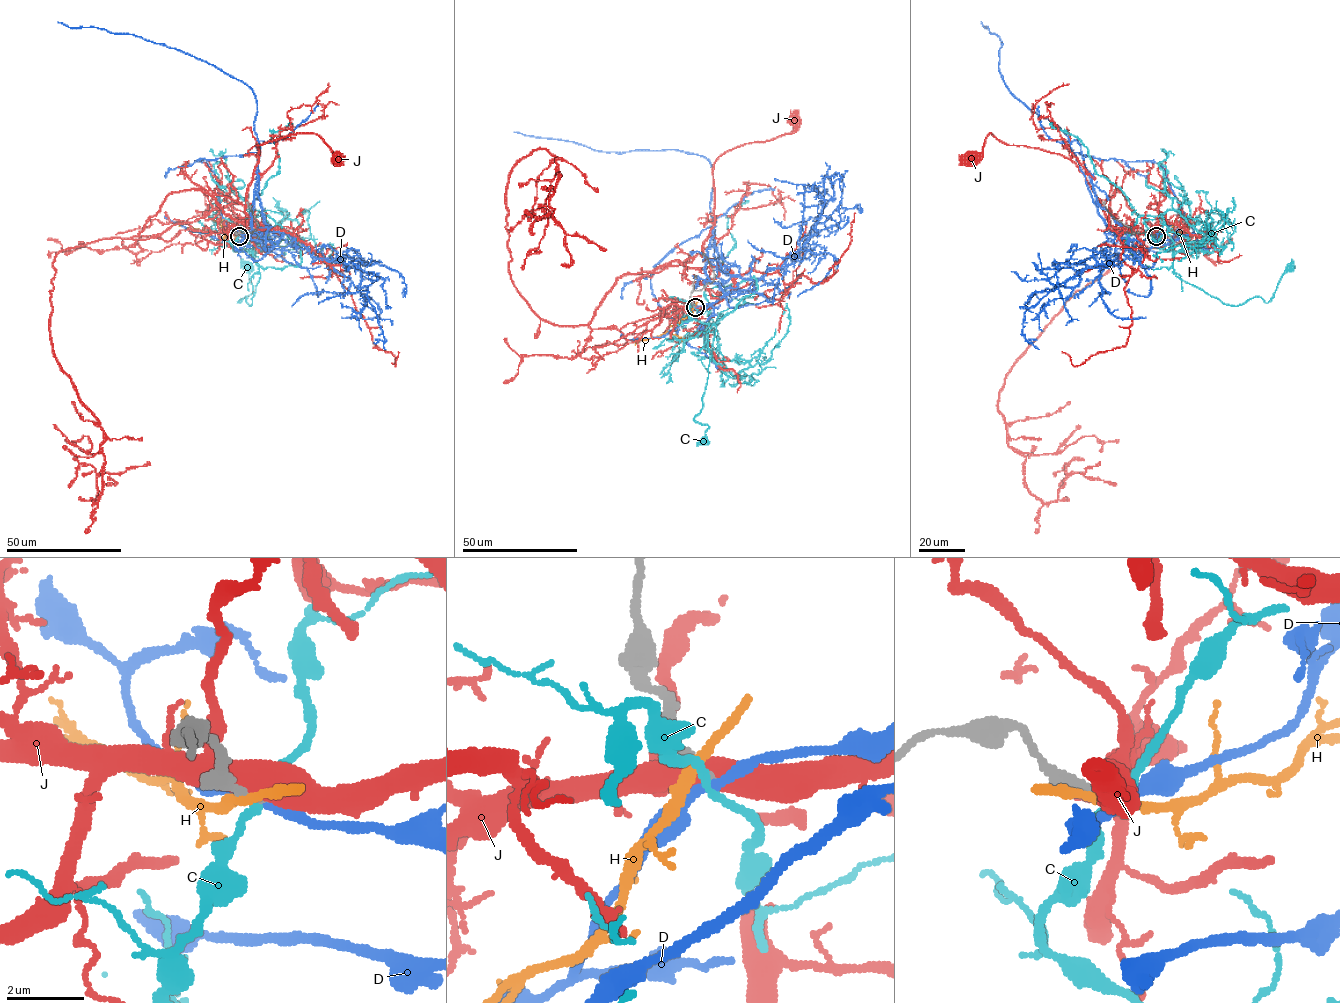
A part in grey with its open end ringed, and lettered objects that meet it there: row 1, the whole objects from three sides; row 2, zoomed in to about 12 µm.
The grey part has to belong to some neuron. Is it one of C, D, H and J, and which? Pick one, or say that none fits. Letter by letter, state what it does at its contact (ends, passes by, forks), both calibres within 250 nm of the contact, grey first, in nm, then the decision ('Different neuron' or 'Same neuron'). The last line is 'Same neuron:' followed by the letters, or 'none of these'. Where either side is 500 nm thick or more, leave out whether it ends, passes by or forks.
C: It passes by. Thickness 200 nm (grey) against 200 nm. Different neuron
D: It passes by. Thickness 200 nm (grey) against 240 nm. Different neuron
H: It passes by. Thickness 280 nm (grey) against 240 nm. Different neuron
J: Thickness 260 nm (grey) against 550 nm. Different neuron
Same neuron: none of these

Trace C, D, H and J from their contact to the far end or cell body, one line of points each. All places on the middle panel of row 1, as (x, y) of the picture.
C: (694, 306), (690, 303), (689, 317), (716, 327), (702, 409), (694, 419), (709, 426), (704, 440)
D: (694, 307), (724, 294), (705, 271), (716, 221), (719, 266), (759, 279), (816, 233), (829, 179)
H: (694, 306), (670, 332), (645, 340), (631, 340)
J: (694, 306), (716, 303), (734, 285), (701, 254), (713, 224), (714, 162), (791, 133), (796, 119)

